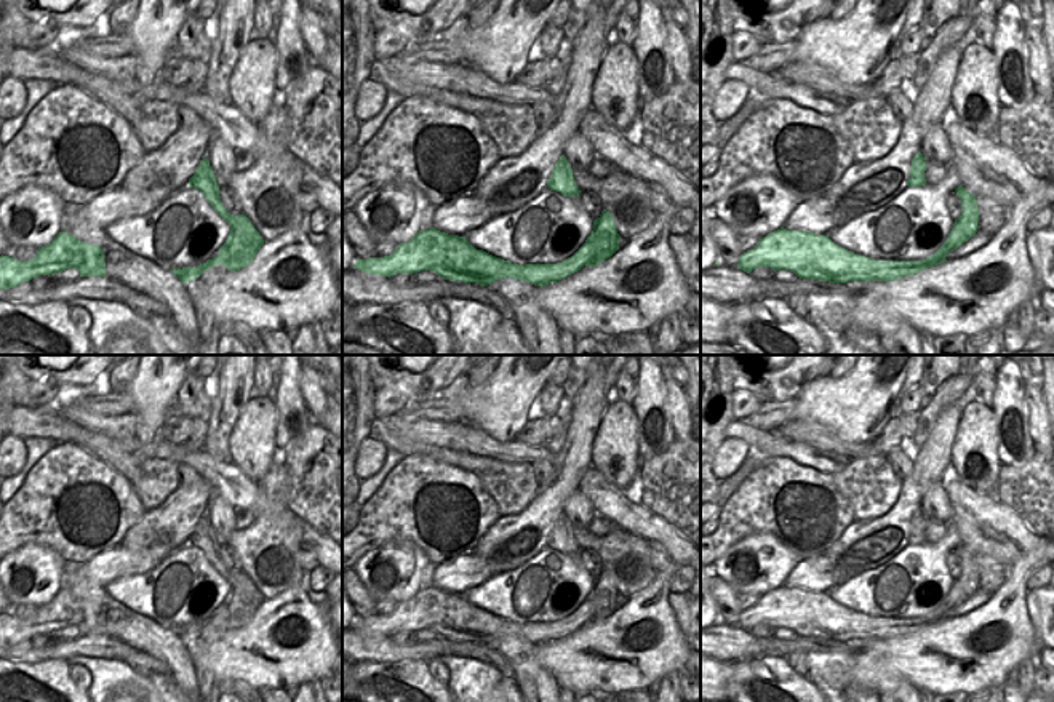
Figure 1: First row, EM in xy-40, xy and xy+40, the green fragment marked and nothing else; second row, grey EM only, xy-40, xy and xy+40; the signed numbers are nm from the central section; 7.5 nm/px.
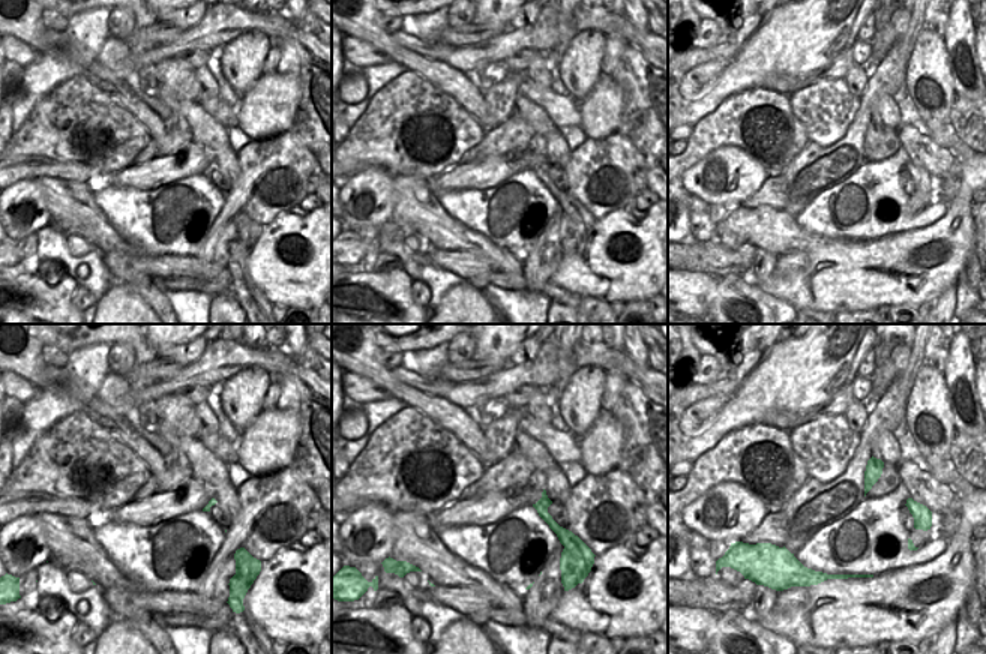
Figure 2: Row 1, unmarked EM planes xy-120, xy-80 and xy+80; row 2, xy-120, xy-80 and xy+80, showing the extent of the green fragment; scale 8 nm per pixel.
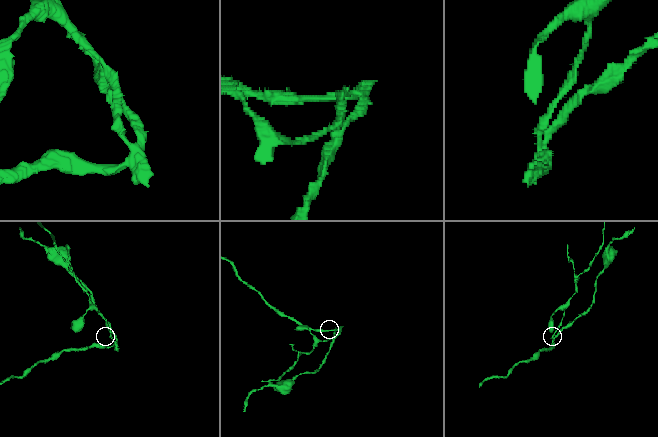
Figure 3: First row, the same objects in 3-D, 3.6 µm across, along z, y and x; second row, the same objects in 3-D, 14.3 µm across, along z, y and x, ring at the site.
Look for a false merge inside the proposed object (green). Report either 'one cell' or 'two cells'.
two cells

